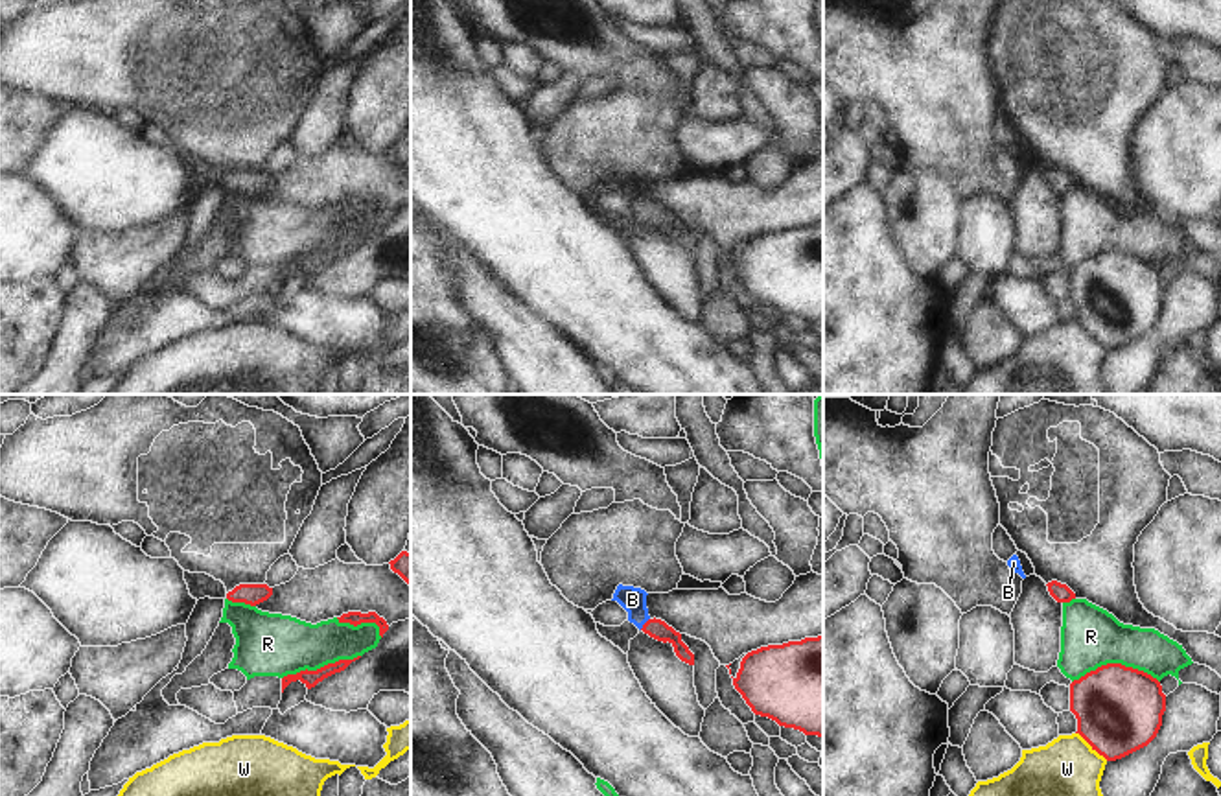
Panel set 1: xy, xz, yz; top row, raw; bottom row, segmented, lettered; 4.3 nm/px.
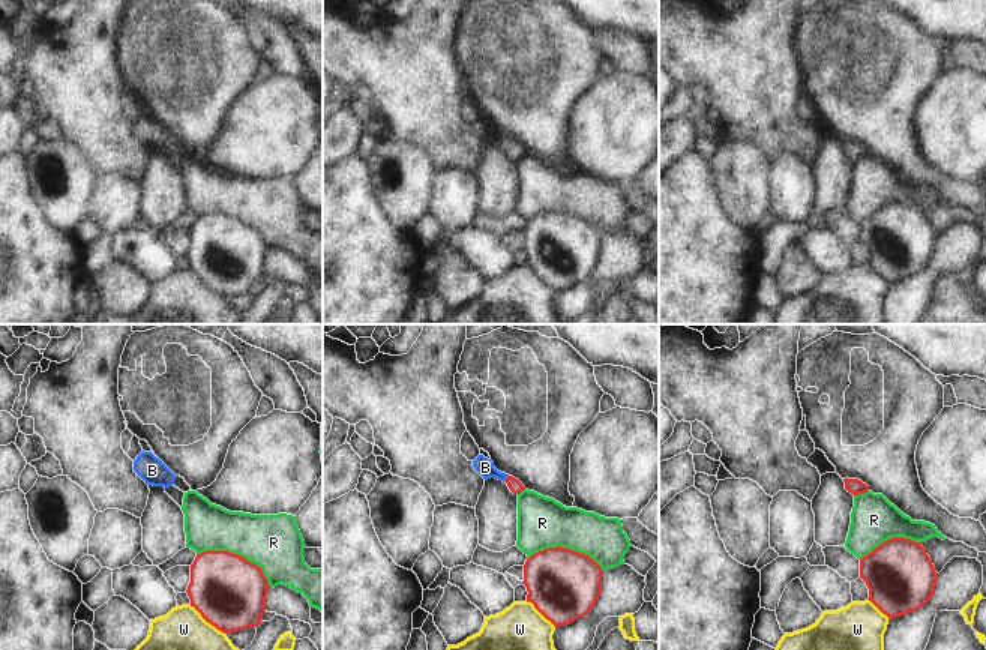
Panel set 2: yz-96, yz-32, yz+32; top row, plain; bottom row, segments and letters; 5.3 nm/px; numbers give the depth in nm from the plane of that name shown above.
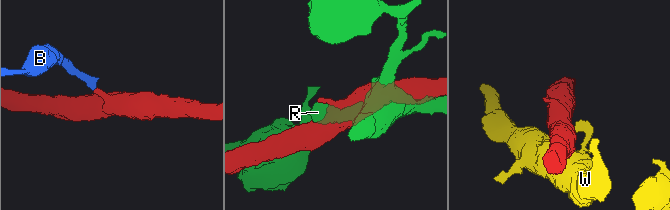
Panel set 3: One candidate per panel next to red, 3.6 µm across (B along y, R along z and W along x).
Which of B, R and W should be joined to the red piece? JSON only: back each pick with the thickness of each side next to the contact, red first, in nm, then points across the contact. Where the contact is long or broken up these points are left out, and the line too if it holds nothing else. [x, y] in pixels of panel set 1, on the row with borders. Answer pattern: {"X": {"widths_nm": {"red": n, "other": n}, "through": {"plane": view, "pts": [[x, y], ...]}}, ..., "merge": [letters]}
{"B": {"widths_nm": {"red": 90, "other": 110}, "through": {"plane": "xz", "pts": [[656, 629], [645, 623], [632, 599]]}}, "merge": ["B"]}

